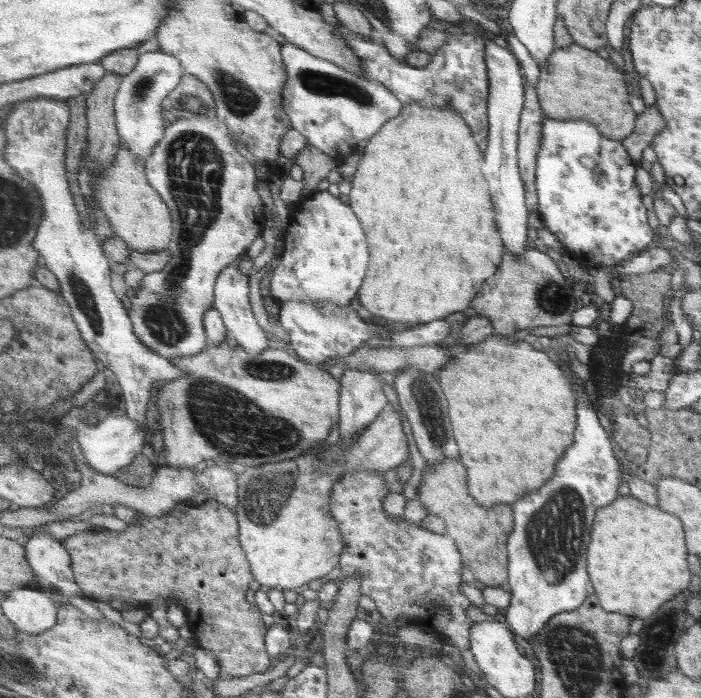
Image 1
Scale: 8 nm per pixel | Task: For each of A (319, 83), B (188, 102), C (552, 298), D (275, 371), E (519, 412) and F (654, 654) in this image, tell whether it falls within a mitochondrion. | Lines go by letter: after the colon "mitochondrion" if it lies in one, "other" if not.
A: mitochondrion
B: mitochondrion
C: mitochondrion
D: mitochondrion
E: other
F: mitochondrion

